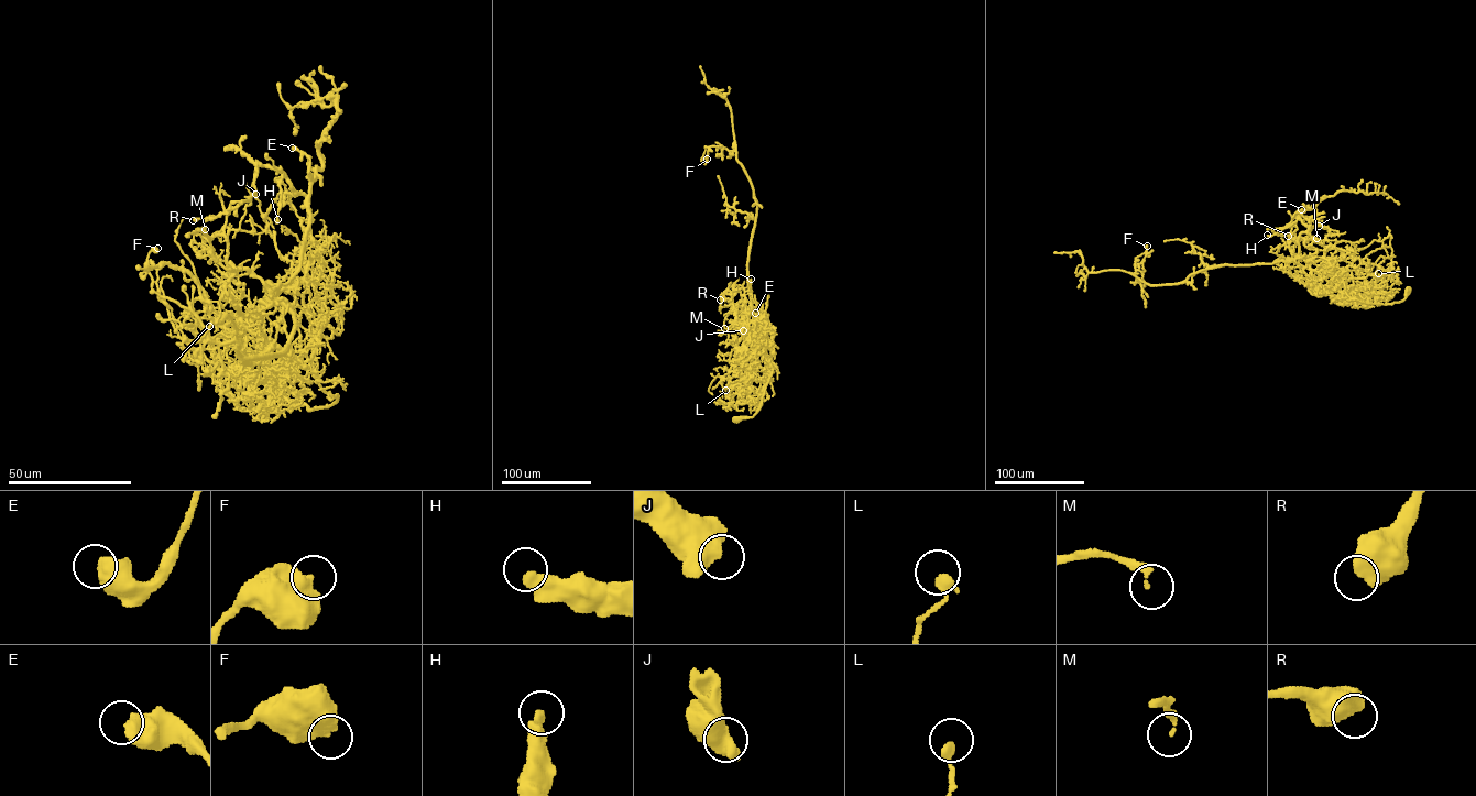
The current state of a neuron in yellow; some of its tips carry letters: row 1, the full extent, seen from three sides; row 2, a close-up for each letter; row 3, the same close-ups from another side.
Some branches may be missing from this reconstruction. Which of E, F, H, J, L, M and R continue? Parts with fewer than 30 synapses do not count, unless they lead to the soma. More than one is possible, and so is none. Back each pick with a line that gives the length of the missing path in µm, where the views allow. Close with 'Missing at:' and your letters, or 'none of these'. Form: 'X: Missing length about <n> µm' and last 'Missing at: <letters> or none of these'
Missing at: none of these

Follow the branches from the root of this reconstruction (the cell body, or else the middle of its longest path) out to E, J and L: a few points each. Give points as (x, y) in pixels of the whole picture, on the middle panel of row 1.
E: (736, 418), (756, 412), (772, 371), (749, 331), (751, 304), (762, 311), (763, 322), (762, 308), (755, 313)
J: (736, 418), (757, 411), (773, 370), (749, 331), (751, 304), (762, 311), (762, 319), (744, 312), (743, 330)
L: (736, 418), (751, 417), (756, 412), (772, 371), (757, 340), (739, 341), (741, 380), (731, 383), (725, 390)

